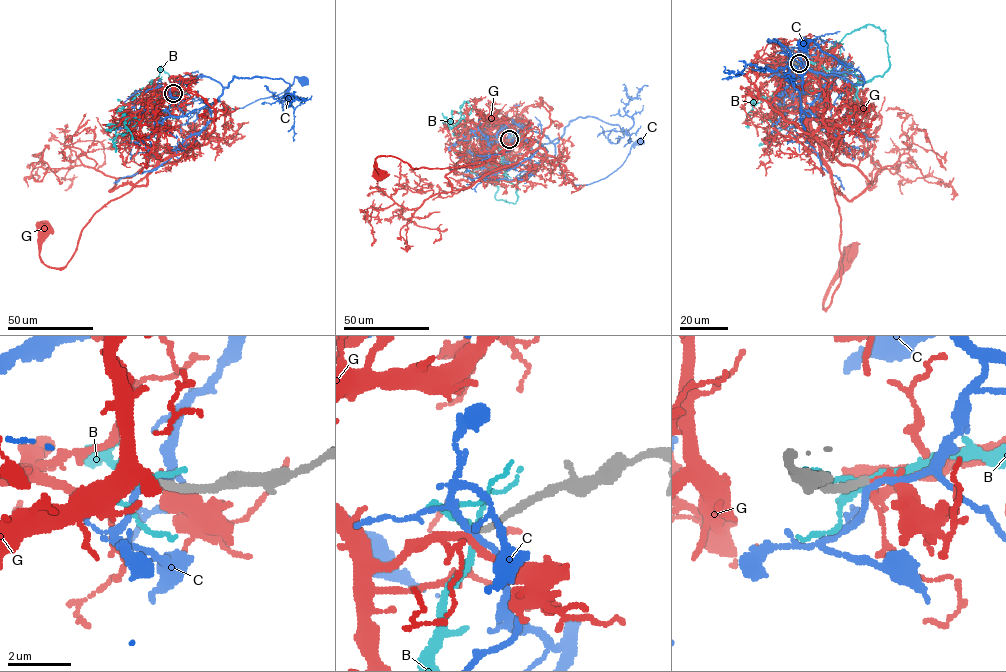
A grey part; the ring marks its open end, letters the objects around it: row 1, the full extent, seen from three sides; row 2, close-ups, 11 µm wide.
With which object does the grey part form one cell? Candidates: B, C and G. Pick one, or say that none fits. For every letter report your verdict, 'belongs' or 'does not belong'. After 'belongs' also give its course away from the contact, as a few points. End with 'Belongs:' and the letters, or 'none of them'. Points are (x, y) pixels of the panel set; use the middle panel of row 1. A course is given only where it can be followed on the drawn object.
B: does not belong
C: does not belong
G: belongs; course (509, 138), (496, 133), (490, 141), (493, 156), (456, 167), (415, 169), (393, 156), (378, 156), (377, 175)
Belongs: G

